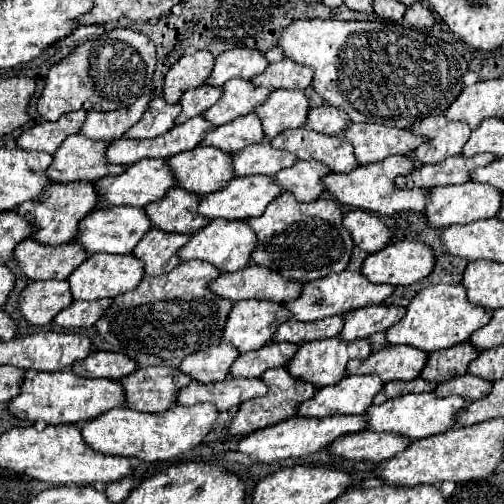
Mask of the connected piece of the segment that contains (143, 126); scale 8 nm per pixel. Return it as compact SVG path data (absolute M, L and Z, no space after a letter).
M157 96L155 100L151 100L147 112L143 112L141 120L131 126L123 136L125 138L151 138L151 136L159 136L163 132L167 132L169 128L173 128L173 120L177 118L177 114L181 112L179 104L169 106L161 96Z

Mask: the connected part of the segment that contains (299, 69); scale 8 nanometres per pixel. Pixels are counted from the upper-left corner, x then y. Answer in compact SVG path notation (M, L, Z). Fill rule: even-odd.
M291 60L271 62L263 74L251 78L255 86L267 86L271 90L287 88L287 90L305 90L311 84L313 70L309 66L295 64Z

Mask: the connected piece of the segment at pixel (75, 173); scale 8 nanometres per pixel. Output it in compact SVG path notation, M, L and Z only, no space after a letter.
M73 134L57 148L47 168L51 182L95 182L105 176L123 172L125 166L105 162L107 142L95 142L81 134Z

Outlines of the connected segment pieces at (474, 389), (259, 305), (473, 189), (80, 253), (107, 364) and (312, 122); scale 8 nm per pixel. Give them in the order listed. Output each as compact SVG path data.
M463 374L463 376L437 384L435 396L443 398L443 396L457 394L457 396L463 396L463 400L467 400L467 402L475 402L479 398L485 398L489 394L489 390L491 390L491 382L477 378L473 374Z
M241 300L233 302L231 316L223 328L223 342L239 352L249 352L271 342L279 324L287 322L291 314L275 302L267 300Z
M479 182L429 188L425 218L431 228L447 228L453 224L467 224L467 222L475 222L481 218L495 218L499 212L499 198L501 198L501 192L497 188L491 188L487 184L479 184Z
M31 238L15 246L13 254L27 280L65 280L87 258L87 252L75 242L45 246Z
M95 350L85 360L75 362L71 366L71 370L77 376L85 376L85 378L111 378L111 380L119 380L121 376L127 376L127 374L135 372L137 364L135 364L135 360L127 358L125 354Z
M323 104L323 106L309 110L305 126L311 128L313 132L323 132L327 136L339 136L349 122L351 120L343 110L337 110L329 104Z

